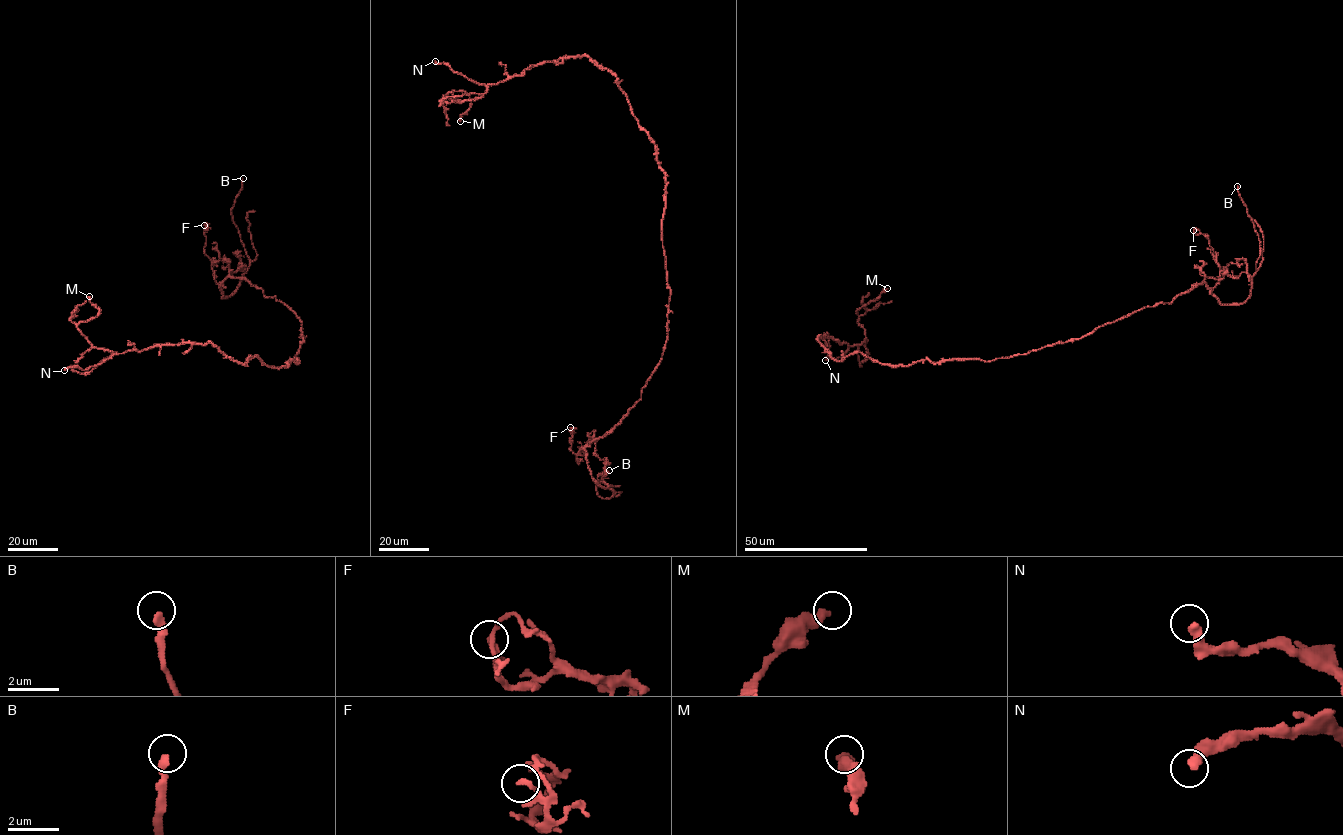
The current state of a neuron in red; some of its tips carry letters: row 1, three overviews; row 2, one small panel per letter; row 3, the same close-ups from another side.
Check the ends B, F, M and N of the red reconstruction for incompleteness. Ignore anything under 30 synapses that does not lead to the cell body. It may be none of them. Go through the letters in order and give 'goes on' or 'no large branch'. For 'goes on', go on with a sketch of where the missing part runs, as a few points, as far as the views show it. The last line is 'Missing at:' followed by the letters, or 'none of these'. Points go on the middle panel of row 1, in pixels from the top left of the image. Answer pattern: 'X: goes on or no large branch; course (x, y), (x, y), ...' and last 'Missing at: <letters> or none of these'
B: goes on; course (609, 470), (620, 456), (626, 456)
F: no large branch
M: no large branch
N: no large branch
Missing at: B

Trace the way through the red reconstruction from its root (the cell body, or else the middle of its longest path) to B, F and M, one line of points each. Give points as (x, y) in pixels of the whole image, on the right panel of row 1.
B: (994, 359), (1080, 339), (1201, 283), (1221, 303), (1242, 304), (1262, 259), (1263, 236), (1237, 186)
F: (994, 359), (1080, 339), (1143, 308), (1171, 303), (1194, 285), (1211, 289), (1219, 265), (1207, 238), (1193, 230)
M: (994, 359), (891, 366), (854, 352), (833, 359), (818, 337), (860, 345), (865, 334), (856, 311), (887, 288)

